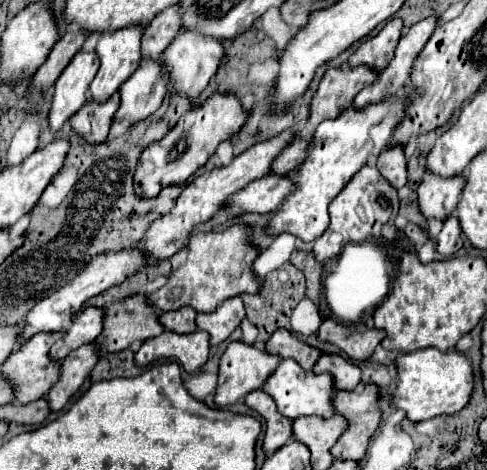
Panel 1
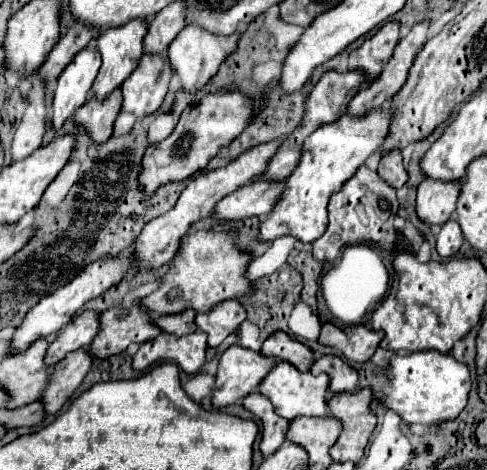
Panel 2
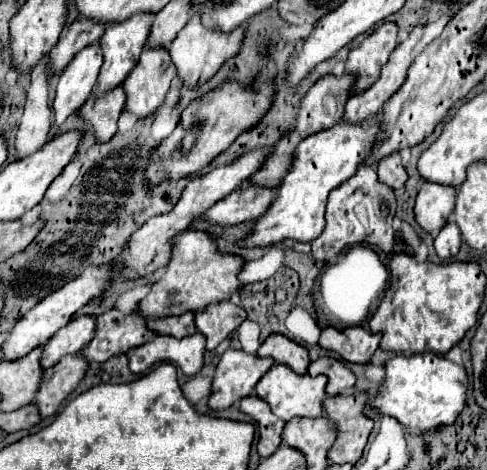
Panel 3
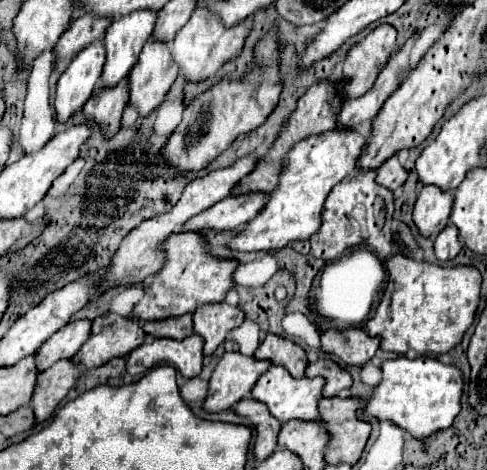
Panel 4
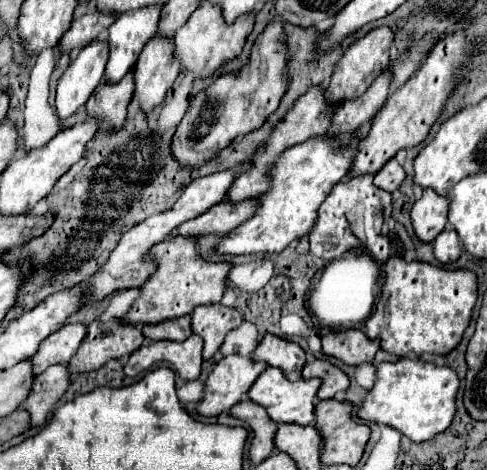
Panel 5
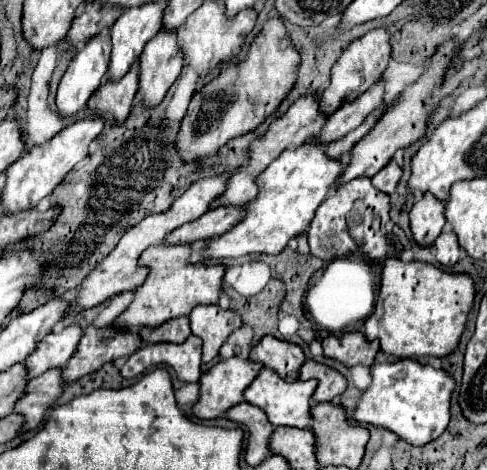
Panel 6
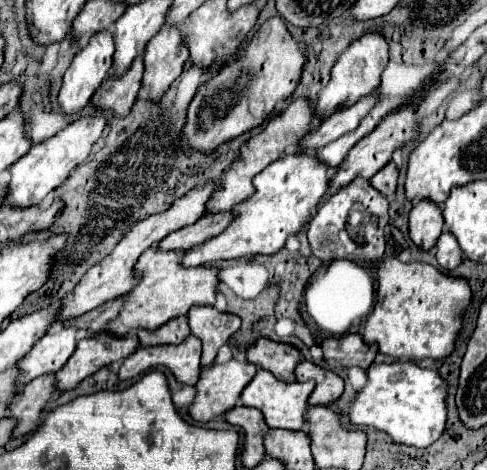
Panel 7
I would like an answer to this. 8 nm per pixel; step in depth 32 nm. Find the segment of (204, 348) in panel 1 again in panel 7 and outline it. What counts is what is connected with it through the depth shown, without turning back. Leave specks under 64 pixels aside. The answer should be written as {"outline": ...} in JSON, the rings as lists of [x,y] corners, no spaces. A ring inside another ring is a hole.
{"outline":[[[188,336],[182,344],[176,346],[150,346],[138,348],[130,354],[120,370],[120,380],[130,380],[150,368],[168,368],[180,384],[194,386],[200,376],[200,340],[196,336]]]}

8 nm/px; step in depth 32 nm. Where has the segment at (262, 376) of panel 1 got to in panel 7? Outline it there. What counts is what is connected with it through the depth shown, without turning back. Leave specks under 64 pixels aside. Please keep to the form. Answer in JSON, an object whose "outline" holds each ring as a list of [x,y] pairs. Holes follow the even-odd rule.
{"outline":[[[228,360],[226,364],[214,364],[210,368],[204,368],[200,372],[200,380],[194,386],[196,388],[196,398],[194,398],[192,406],[188,408],[188,414],[196,422],[208,422],[216,416],[222,416],[224,412],[228,412],[230,408],[234,408],[240,402],[240,392],[244,390],[248,380],[252,380],[256,370],[258,368],[254,364],[238,362],[238,360]]]}

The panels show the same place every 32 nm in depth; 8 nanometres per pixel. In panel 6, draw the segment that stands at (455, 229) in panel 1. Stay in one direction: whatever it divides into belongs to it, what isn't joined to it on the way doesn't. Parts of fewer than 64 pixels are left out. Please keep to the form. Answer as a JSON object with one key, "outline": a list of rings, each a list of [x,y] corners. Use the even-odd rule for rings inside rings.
{"outline":[[[444,230],[436,242],[434,242],[434,252],[436,252],[436,260],[442,266],[454,266],[460,260],[460,246],[456,240],[456,234],[452,230]]]}

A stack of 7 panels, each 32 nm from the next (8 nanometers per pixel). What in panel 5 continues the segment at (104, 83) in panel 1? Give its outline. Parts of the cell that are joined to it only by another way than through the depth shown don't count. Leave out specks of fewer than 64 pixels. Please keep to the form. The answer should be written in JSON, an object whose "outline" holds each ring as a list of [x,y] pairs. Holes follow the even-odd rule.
{"outline":[[[160,6],[136,8],[116,18],[116,22],[108,30],[110,60],[106,64],[104,74],[106,82],[116,84],[126,72],[132,70],[144,44],[158,32],[160,10]]]}

